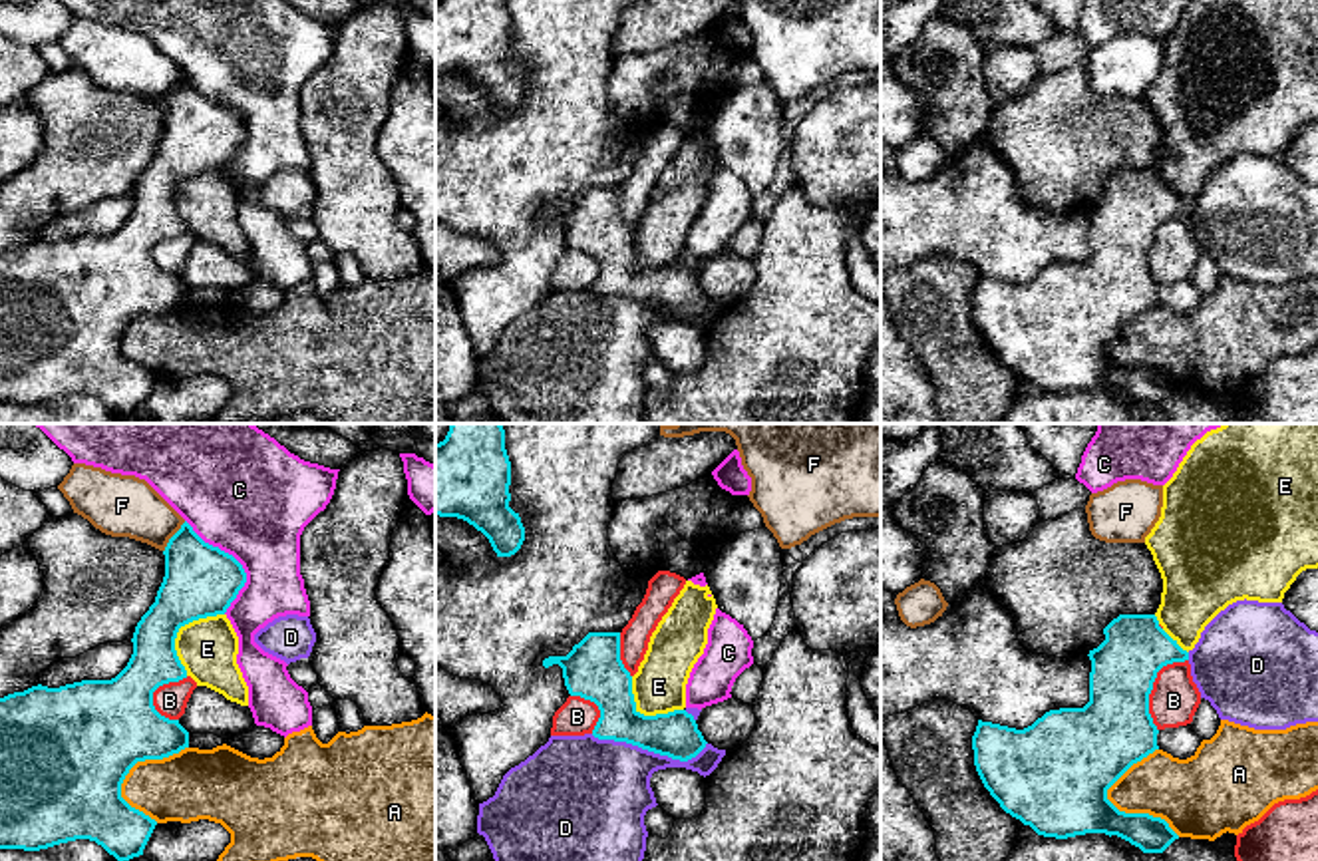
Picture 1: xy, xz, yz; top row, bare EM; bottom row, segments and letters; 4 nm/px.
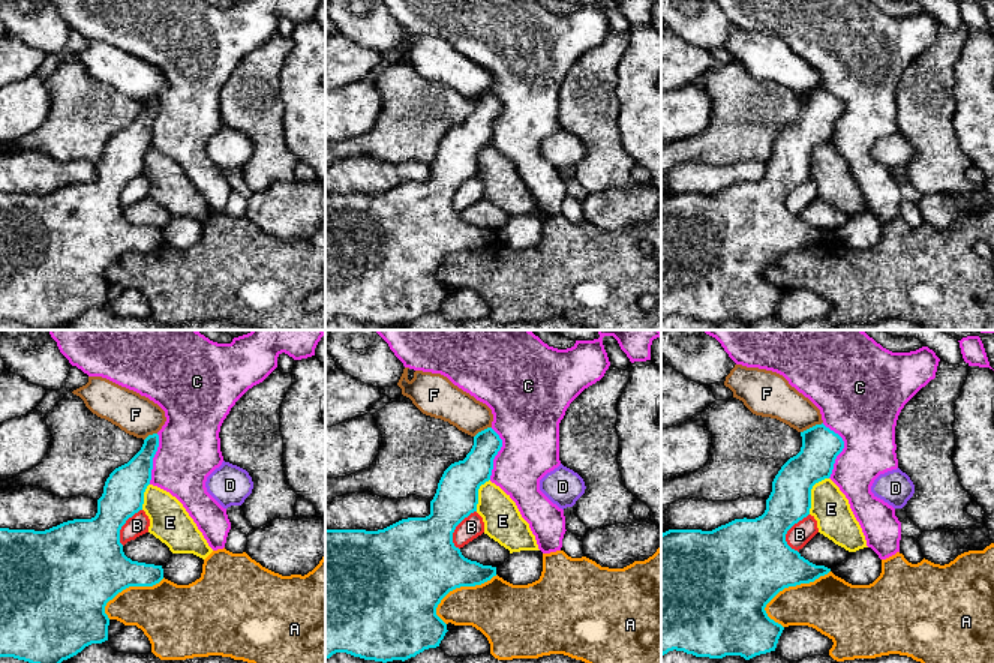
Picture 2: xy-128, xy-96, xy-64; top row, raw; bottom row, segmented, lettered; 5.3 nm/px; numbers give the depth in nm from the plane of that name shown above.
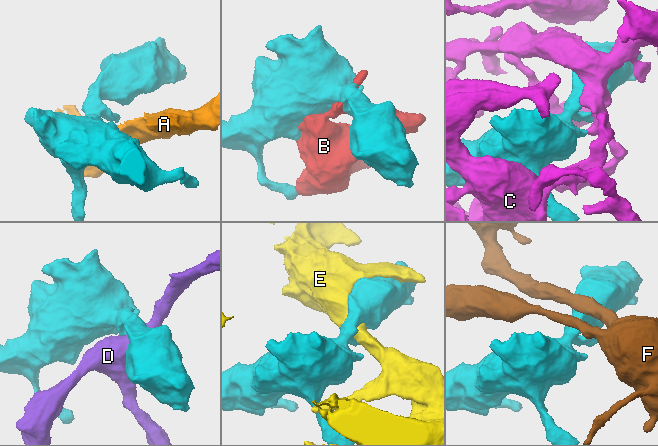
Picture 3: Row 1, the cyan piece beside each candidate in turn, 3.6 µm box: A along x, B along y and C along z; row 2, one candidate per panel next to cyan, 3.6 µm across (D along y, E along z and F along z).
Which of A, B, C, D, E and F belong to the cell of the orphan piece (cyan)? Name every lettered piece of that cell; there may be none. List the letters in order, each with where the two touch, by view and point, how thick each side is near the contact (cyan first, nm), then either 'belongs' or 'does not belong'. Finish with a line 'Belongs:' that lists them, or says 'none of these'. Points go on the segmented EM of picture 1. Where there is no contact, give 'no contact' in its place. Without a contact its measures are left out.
A: meets cyan in yz at (1114, 806); 400 nm thick on the cyan side, 260 nm on the other; does not belong
B: meets cyan in yz at (1152, 687); 320 nm thick on the cyan side, 200 nm on the other; does not belong
C: meets cyan in xy at (237, 561); 300 nm thick on the cyan side, 460 nm on the other; does not belong
D: meets cyan in xz at (649, 750); 190 nm thick on the cyan side, 400 nm on the other; does not belong
E: meets cyan in xy at (177, 631); 300 nm thick on the cyan side, 240 nm on the other; does not belong
F: meets cyan in xy at (171, 537); 300 nm thick on the cyan side, 260 nm on the other; does not belong
Belongs: none of these

